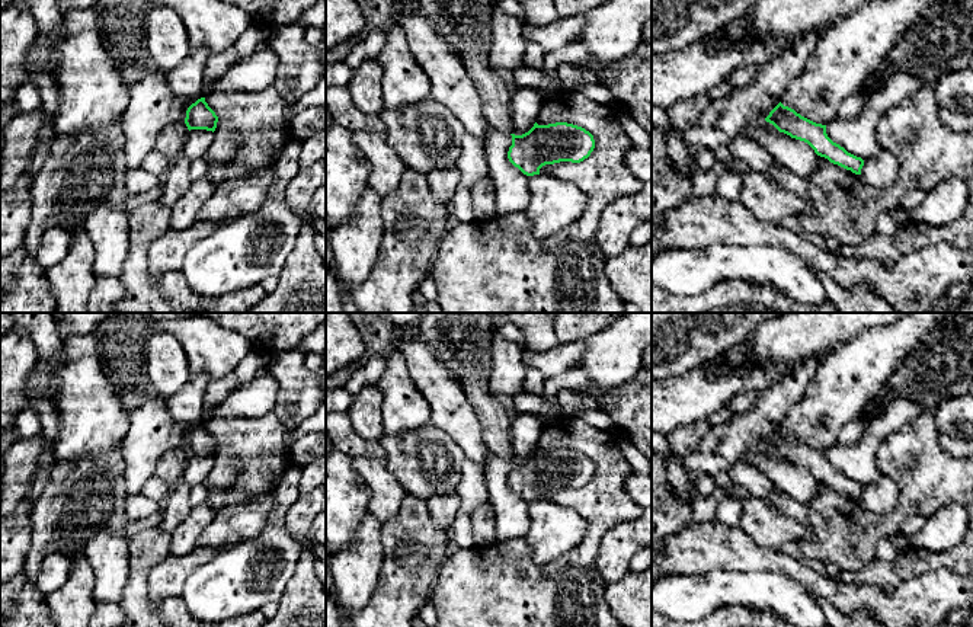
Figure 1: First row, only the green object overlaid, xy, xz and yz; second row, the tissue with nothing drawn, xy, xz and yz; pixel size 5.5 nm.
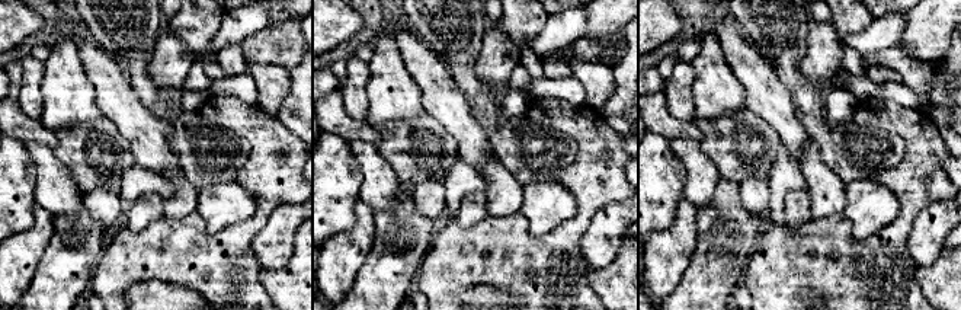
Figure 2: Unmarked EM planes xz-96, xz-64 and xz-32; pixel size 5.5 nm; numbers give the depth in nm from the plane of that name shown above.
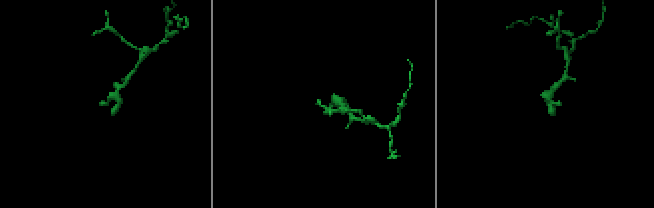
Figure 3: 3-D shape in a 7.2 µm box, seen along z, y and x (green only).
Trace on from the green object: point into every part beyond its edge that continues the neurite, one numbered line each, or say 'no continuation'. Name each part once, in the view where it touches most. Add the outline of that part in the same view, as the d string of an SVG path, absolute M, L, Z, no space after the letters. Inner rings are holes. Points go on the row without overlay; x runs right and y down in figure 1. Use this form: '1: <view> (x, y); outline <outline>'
1: xy (170, 467); outline M185 447L173 448L161 457L154 476L173 489L182 480L188 460L189 455Z

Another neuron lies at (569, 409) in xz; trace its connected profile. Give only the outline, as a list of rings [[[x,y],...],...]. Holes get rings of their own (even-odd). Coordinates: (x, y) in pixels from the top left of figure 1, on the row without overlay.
[[[561,390],[557,394],[557,402],[561,406],[563,416],[574,416],[580,409],[599,409],[593,397],[574,390]]]

